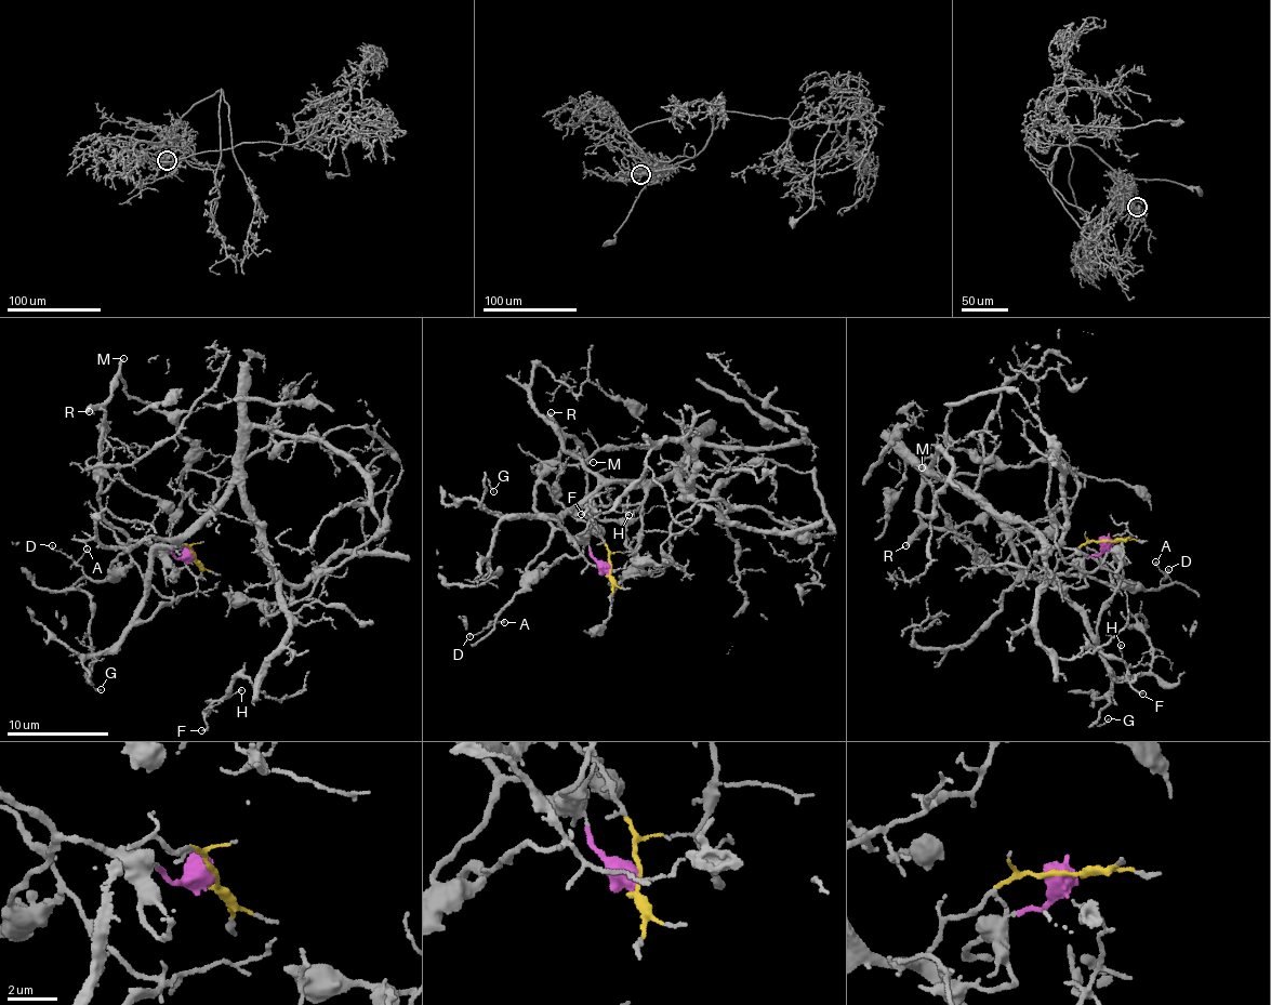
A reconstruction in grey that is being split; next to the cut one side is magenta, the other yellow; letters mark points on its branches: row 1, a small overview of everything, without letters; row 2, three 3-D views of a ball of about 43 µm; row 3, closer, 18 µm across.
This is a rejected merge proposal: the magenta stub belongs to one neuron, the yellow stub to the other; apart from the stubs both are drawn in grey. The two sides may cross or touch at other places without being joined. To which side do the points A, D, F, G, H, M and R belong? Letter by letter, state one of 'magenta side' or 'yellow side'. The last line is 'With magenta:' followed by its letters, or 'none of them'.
A: magenta side
D: magenta side
F: yellow side
G: yellow side
H: yellow side
M: magenta side
R: magenta side
With magenta: A, D, M, R

